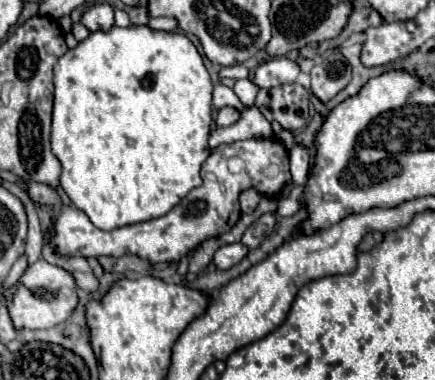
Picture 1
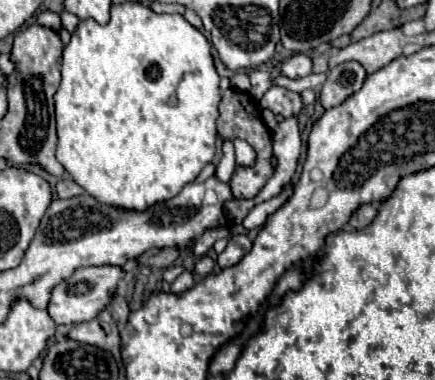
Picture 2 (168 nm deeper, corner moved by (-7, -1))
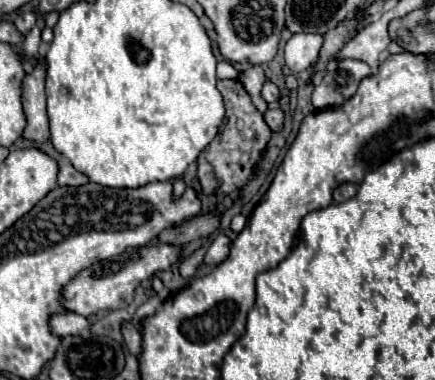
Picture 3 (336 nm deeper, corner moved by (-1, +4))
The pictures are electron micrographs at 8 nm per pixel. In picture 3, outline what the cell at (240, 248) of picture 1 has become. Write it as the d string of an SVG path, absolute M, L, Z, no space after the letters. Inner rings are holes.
M225 235L215 237L215 241L213 241L211 247L207 249L203 261L205 261L207 265L219 265L219 263L223 263L223 261L227 259L229 251L231 251L231 239L225 237Z

